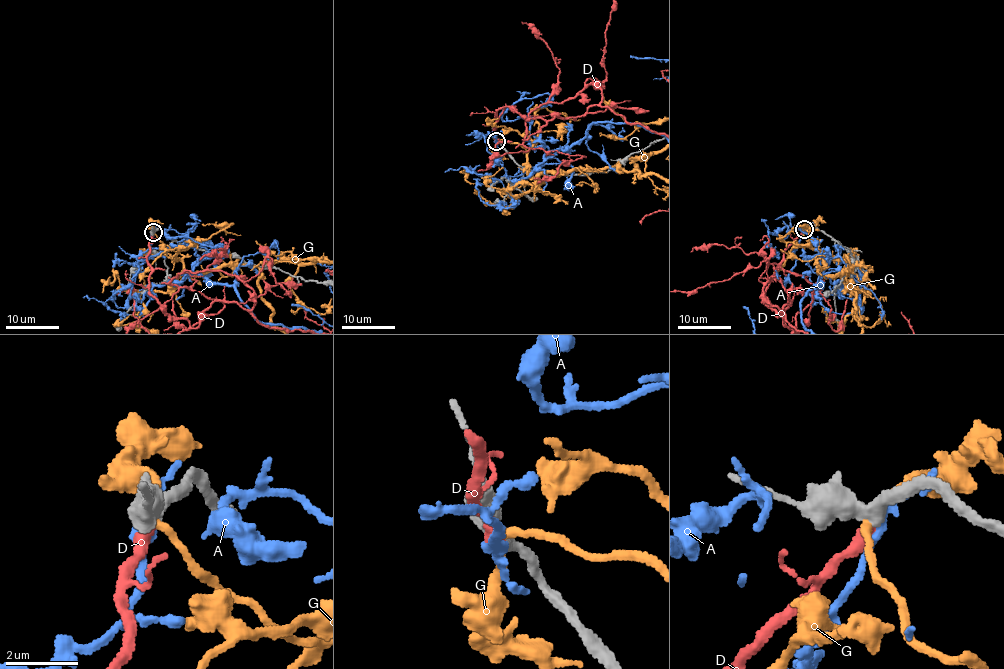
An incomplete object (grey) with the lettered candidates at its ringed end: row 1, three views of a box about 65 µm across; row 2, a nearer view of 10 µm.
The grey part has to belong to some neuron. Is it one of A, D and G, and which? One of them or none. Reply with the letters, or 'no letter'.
D

